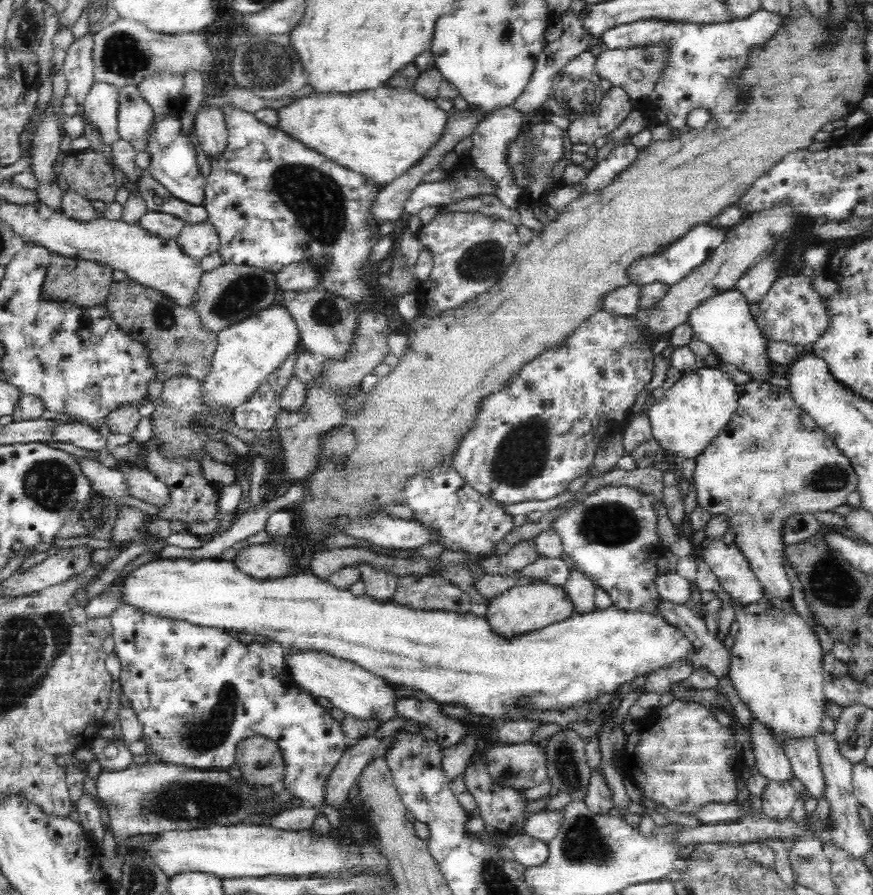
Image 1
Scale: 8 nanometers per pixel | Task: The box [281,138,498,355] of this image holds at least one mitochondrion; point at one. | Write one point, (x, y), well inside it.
(324, 311)

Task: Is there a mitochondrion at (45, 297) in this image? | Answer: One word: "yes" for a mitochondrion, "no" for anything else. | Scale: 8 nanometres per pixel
no

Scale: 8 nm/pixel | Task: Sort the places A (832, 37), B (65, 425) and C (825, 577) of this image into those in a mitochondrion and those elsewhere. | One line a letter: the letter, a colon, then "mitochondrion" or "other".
A: mitochondrion
B: other
C: mitochondrion

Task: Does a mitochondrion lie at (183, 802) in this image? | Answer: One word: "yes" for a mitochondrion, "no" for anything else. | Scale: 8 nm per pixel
yes

